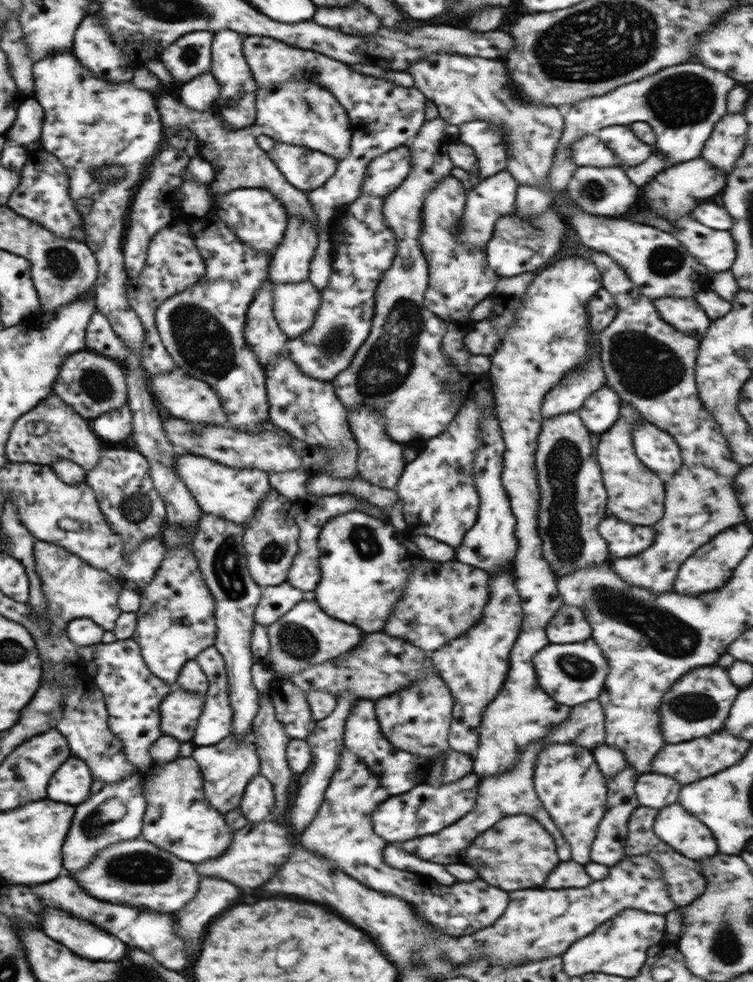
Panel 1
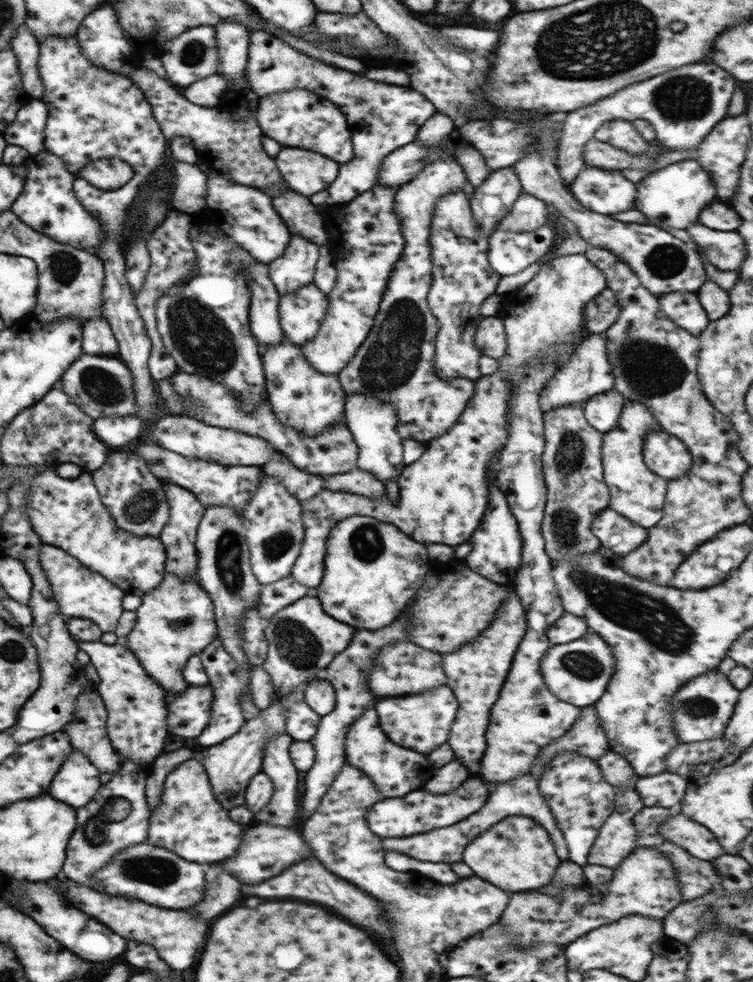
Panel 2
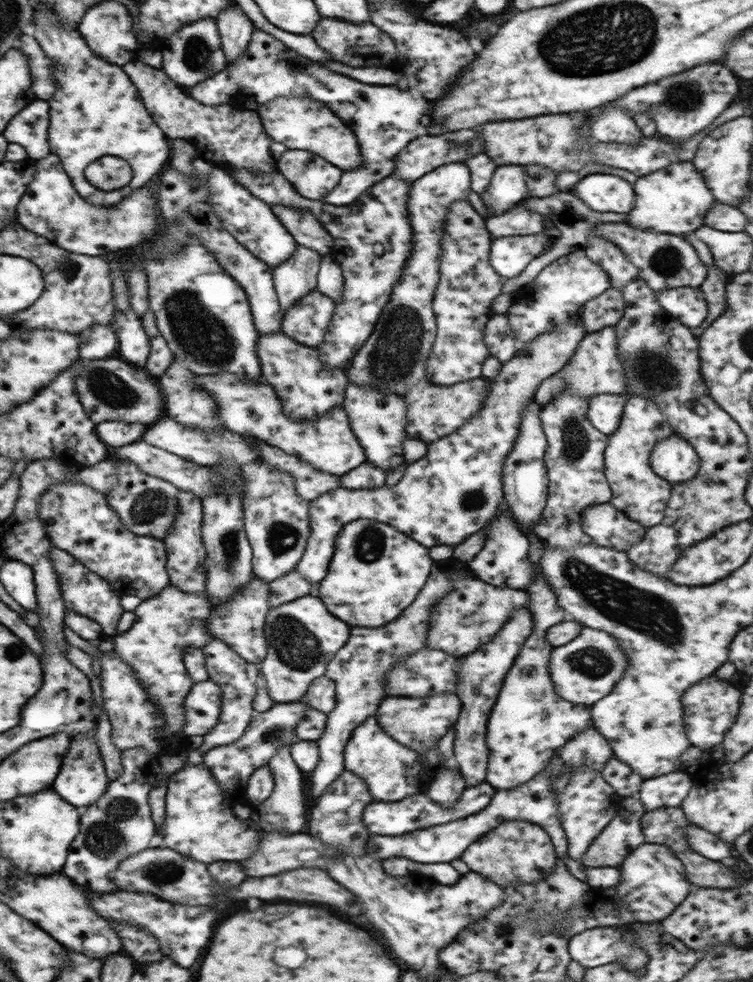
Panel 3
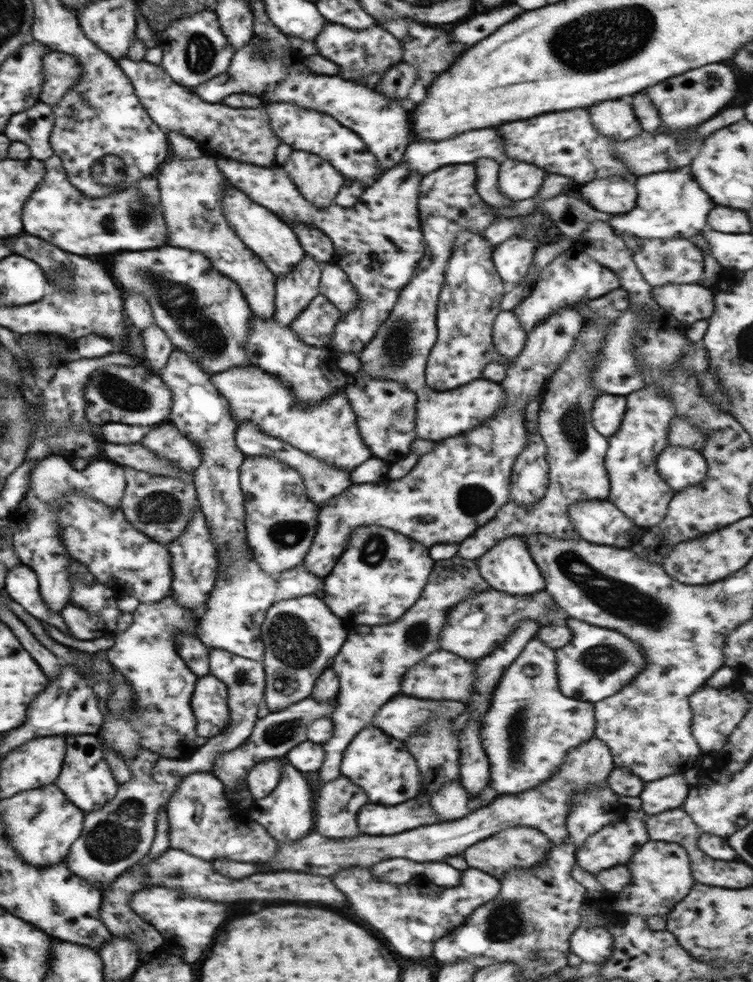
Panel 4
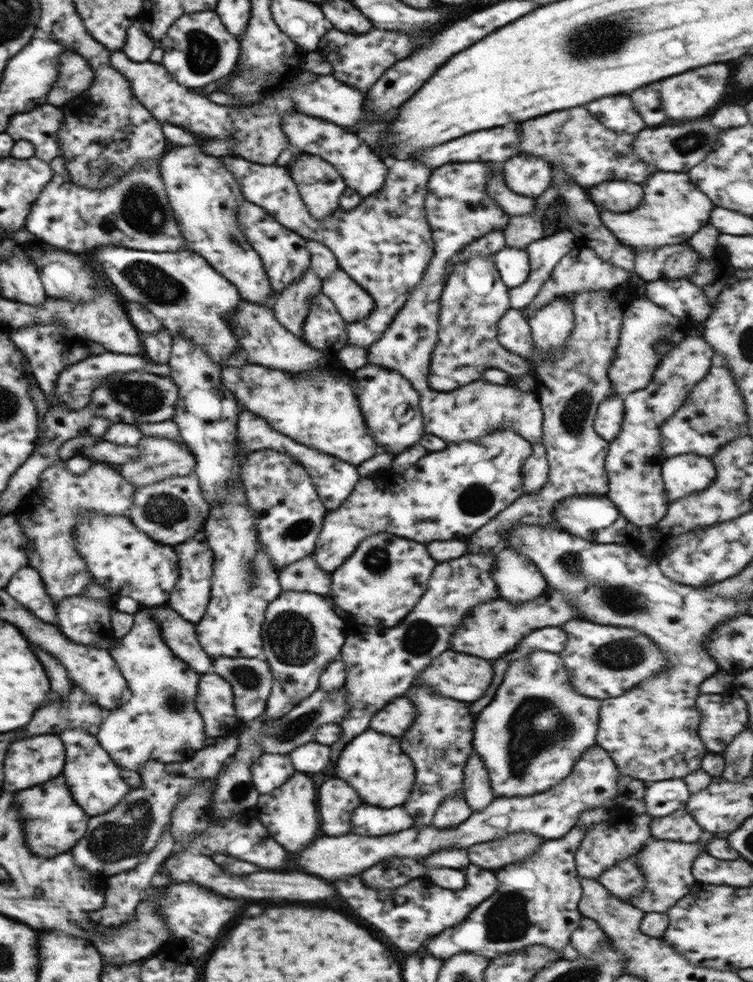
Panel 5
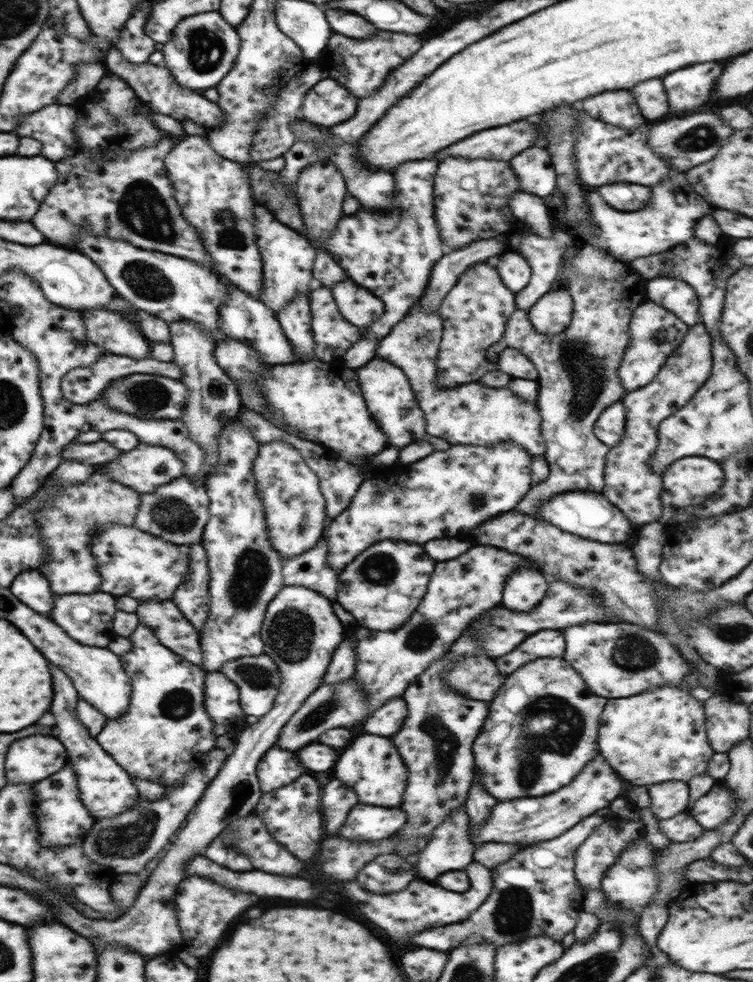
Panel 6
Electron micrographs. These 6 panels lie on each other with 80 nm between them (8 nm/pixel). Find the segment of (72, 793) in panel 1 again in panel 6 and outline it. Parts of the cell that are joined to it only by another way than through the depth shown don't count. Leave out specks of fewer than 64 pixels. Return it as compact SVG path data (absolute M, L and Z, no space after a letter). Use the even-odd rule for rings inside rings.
M52 666L52 682L54 682L54 702L52 714L56 716L58 726L58 740L65 746L67 760L74 766L81 801L88 812L95 818L117 817L139 802L138 789L132 783L131 775L98 744L98 741L89 734L89 730L77 719L75 706L79 695L70 678L56 666Z

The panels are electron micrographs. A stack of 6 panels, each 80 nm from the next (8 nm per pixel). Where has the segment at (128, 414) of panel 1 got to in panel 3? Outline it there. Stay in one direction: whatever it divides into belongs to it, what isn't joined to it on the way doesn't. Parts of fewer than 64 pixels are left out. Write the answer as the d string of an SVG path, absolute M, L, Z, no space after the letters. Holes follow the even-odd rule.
M100 422L95 428L96 436L110 447L120 447L141 441L148 426L140 422Z

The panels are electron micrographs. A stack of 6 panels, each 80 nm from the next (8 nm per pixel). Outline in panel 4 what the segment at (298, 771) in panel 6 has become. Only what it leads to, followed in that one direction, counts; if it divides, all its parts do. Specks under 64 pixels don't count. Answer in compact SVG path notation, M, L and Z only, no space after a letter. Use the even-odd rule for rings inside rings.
M280 757L269 758L256 763L256 766L250 769L246 783L254 800L268 796L276 788L283 769L281 762Z

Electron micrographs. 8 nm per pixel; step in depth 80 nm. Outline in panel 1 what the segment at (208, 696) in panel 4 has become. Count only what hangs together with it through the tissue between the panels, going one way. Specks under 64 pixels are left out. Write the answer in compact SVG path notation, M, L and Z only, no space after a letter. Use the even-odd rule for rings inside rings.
M182 688L173 689L159 706L160 730L181 743L190 741L196 732L204 701L204 696L195 692L186 692Z

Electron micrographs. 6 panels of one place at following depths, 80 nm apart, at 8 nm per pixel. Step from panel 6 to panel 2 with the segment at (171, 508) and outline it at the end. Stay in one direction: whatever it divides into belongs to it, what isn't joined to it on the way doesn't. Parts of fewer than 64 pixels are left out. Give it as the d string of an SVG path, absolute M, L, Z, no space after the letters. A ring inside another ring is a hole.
M111 449L106 462L91 474L102 504L112 515L116 526L136 537L160 537L169 517L169 504L163 484L148 470L138 453Z

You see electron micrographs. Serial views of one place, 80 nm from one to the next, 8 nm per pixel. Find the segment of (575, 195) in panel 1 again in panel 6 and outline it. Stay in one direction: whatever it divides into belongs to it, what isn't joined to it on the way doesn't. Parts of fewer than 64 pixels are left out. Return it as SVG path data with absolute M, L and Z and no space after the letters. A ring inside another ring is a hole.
M618 181L608 186L598 186L596 193L612 208L624 212L634 212L643 209L650 201L651 187L621 183Z

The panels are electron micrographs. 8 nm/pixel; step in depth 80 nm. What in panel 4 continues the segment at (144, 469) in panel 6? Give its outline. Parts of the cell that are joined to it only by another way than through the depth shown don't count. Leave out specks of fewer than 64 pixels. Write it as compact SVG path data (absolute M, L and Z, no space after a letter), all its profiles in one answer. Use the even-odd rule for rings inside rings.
M169 421L150 427L141 443L182 472L194 472L202 463L201 448L182 436Z

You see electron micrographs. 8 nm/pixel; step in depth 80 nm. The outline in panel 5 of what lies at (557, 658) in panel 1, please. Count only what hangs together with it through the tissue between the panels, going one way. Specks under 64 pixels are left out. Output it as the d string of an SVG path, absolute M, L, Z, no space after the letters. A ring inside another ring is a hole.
M572 619L561 627L567 632L567 641L566 646L560 651L560 658L564 660L564 666L570 675L569 682L573 684L575 691L582 696L602 701L605 698L614 698L633 689L640 682L654 678L656 674L664 674L660 670L669 667L668 657L662 654L663 650L660 650L646 634L640 634L633 628L604 626L585 619Z

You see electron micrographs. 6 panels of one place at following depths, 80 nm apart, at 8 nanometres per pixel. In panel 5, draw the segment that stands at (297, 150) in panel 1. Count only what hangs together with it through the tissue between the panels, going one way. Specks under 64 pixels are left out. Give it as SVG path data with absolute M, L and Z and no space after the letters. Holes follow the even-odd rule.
M304 153L291 166L289 170L291 177L297 184L297 190L307 206L307 209L313 214L315 219L326 218L331 212L339 207L339 200L346 193L346 183L342 175L323 158Z

